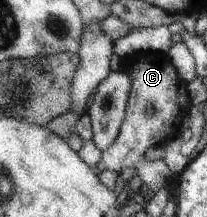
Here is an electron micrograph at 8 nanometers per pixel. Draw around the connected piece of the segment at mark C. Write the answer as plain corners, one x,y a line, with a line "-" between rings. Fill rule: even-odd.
141,53
130,57
124,62
123,69
131,78
125,117
114,144
101,152
101,161
94,170
97,174
105,170
119,173
123,168
132,167
137,170
143,183
155,193
166,187
172,175
171,170
163,160
146,160
144,152
149,146
162,145
169,138
181,134
179,126
189,114
190,97
186,91
186,83
172,65
167,53
-
148,106
156,111
144,111

